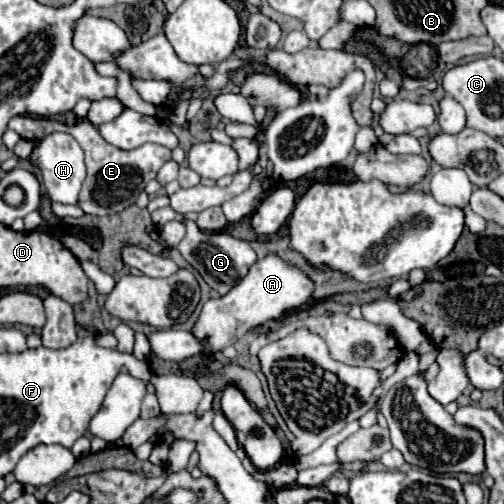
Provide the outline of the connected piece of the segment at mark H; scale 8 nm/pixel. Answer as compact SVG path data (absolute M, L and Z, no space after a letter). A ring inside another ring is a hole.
M52 132L44 140L36 142L36 150L32 152L32 158L40 166L42 182L46 186L46 194L52 202L60 204L78 204L78 192L86 178L86 166L84 166L84 152L76 140L64 132Z

